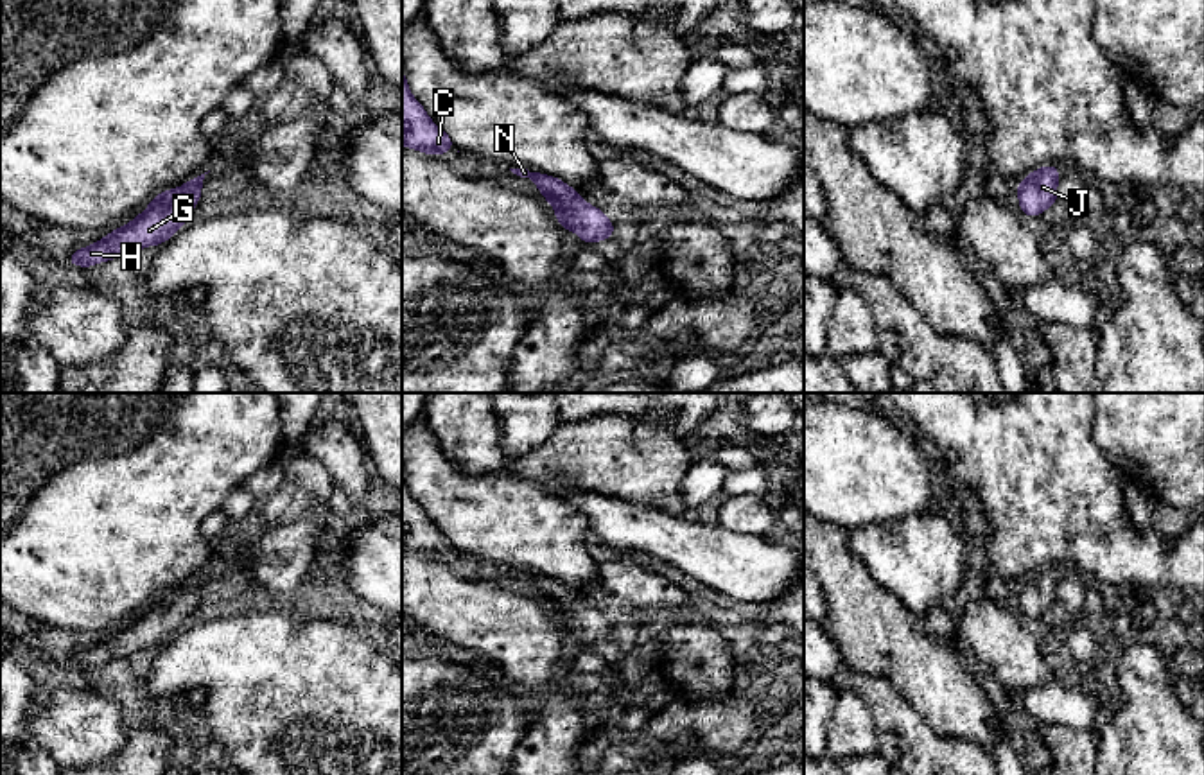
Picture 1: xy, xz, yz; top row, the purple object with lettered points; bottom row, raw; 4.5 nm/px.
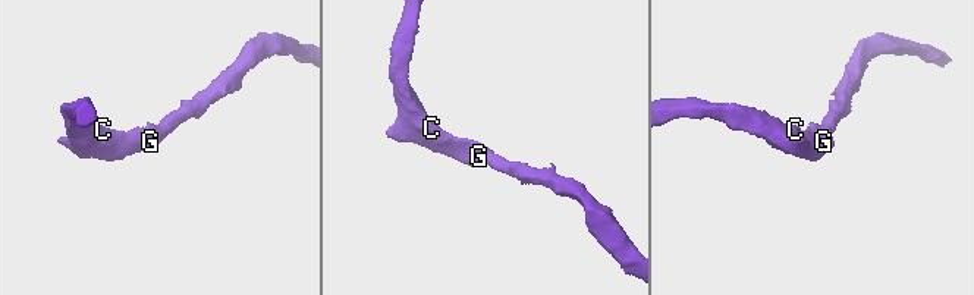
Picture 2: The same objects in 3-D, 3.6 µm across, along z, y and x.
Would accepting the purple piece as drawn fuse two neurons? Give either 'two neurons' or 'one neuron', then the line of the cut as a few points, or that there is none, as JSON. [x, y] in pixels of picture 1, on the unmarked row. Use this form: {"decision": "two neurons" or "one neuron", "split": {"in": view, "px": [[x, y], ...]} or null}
{"decision": "one neuron", "split": null}

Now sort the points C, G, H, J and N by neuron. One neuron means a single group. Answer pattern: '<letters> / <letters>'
C G H J N

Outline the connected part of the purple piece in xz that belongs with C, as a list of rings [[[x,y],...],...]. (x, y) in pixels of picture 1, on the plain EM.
[[[402,472],[402,547],[427,556],[445,556],[454,545],[411,497]]]

